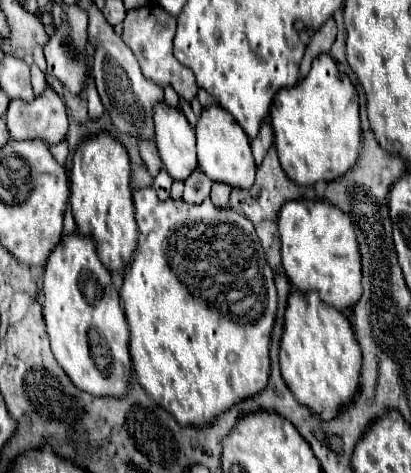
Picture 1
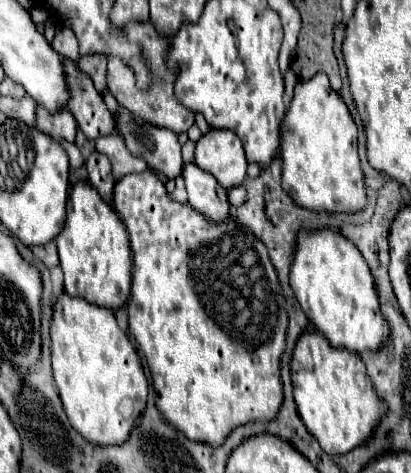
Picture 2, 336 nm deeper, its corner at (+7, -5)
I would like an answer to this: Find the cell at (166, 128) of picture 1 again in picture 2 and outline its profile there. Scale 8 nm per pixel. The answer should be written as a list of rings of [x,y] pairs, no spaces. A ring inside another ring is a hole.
[[[185,164],[183,168],[183,180],[189,192],[189,204],[203,212],[203,216],[209,216],[213,222],[223,222],[229,216],[229,200],[227,190],[221,188],[221,184],[213,178],[213,174],[201,170],[197,164]]]

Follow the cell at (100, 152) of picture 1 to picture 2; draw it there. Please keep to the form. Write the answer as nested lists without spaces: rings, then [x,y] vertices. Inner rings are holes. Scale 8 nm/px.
[[[77,182],[71,188],[71,196],[67,202],[67,222],[65,222],[63,232],[55,238],[55,242],[59,250],[59,262],[63,268],[65,292],[69,296],[79,296],[79,298],[89,300],[91,304],[105,306],[111,310],[125,306],[125,302],[129,300],[129,292],[131,292],[131,268],[133,268],[127,230],[121,218],[117,216],[117,212],[87,182]]]

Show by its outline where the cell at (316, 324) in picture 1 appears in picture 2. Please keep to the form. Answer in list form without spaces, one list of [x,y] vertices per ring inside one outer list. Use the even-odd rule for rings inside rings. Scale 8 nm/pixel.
[[[303,332],[299,338],[291,360],[291,380],[301,420],[331,456],[347,454],[369,440],[387,412],[387,404],[379,400],[361,356],[345,348],[333,348],[319,332]]]

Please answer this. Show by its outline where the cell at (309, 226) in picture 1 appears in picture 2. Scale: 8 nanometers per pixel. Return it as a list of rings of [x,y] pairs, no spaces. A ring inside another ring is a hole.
[[[301,230],[295,260],[291,266],[291,288],[307,318],[329,340],[331,346],[347,348],[349,352],[377,352],[389,338],[389,322],[379,310],[377,290],[371,270],[345,236],[333,230]]]

